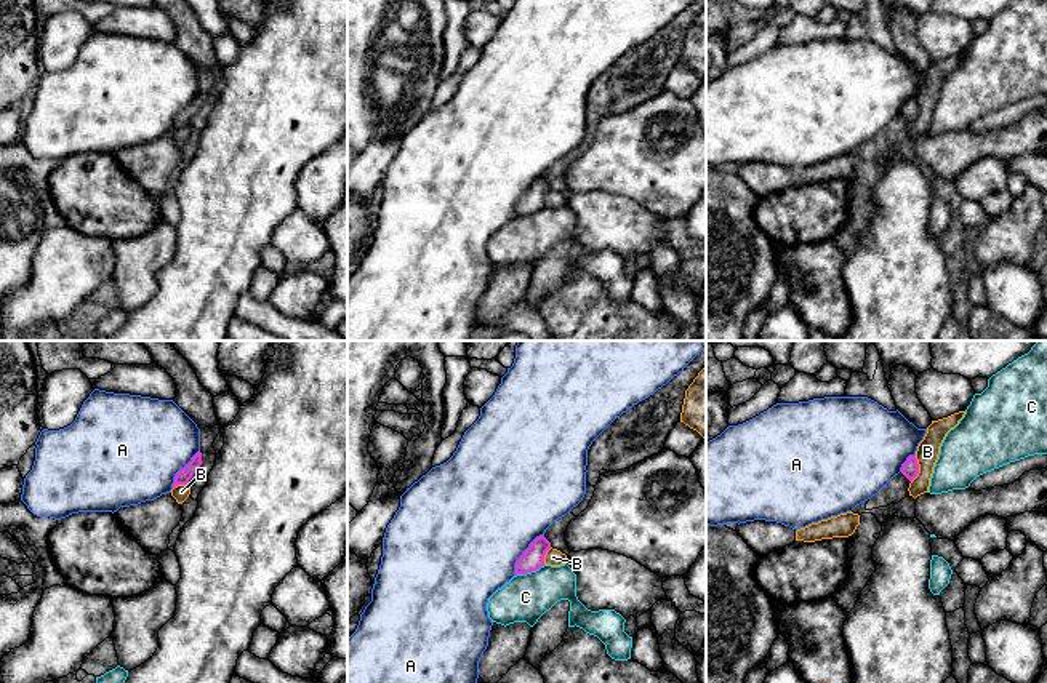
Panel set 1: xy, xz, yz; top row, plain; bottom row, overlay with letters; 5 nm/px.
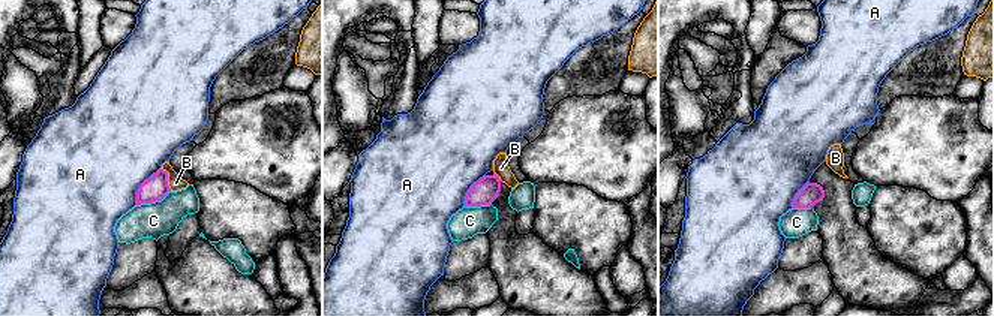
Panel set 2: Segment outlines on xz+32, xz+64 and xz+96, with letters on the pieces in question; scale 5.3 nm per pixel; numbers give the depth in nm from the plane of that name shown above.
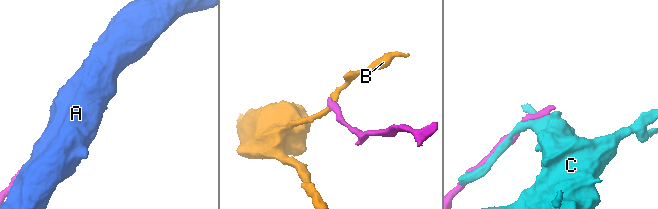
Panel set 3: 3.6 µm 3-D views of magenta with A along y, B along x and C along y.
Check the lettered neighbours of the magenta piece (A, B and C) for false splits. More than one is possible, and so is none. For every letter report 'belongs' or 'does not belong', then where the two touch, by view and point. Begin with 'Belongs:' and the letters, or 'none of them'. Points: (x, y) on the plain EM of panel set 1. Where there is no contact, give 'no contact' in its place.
Belongs: none of them
A: does not belong | xz (524, 195)
B: does not belong | yz (918, 111)
C: does not belong | xz (530, 213)

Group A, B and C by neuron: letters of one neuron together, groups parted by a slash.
A / B / C

